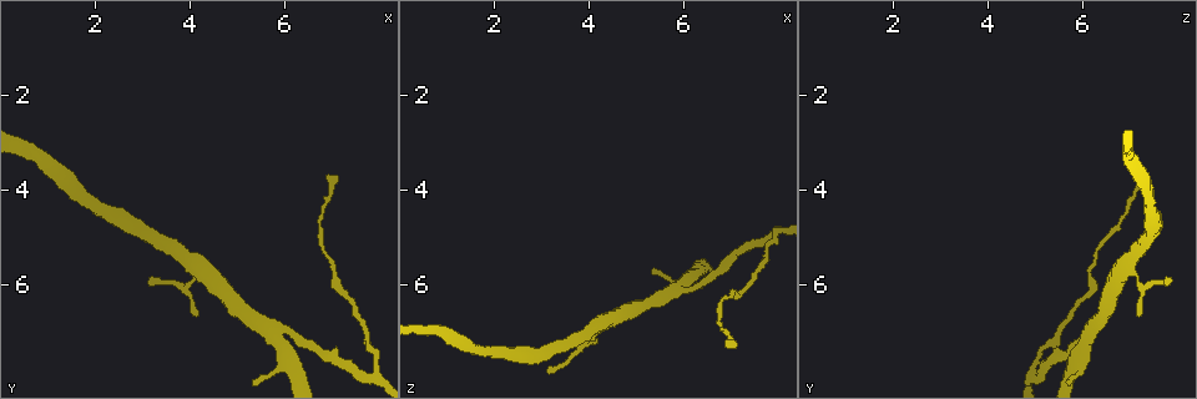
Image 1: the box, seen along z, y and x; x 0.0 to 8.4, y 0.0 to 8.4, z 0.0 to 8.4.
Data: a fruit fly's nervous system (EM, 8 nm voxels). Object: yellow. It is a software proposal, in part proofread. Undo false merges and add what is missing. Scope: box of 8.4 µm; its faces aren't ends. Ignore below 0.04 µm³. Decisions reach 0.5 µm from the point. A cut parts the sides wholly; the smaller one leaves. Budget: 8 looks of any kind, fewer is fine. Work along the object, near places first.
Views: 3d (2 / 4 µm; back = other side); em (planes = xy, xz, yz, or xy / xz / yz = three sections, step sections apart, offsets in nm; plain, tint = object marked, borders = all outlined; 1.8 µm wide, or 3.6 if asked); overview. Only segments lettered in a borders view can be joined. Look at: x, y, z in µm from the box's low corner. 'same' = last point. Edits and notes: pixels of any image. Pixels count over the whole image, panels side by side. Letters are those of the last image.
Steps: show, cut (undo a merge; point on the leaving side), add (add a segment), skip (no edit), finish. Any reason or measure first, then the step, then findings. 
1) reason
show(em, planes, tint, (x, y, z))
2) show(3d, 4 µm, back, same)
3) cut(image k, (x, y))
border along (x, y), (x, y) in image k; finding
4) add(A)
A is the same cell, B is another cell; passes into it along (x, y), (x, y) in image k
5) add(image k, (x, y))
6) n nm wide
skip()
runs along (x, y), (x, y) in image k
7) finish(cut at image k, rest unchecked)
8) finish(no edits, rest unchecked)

tapers out
show(3d, 4 µm, back, (3.10, 6.00, 7.80))

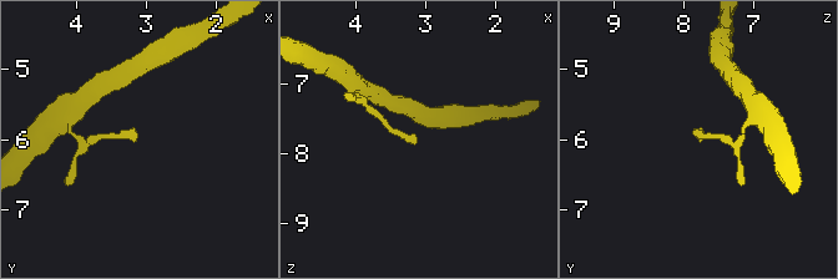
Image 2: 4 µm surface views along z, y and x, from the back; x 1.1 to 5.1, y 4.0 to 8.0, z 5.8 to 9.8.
show(em, planes, tint, (3.10, 6.00, 7.85))

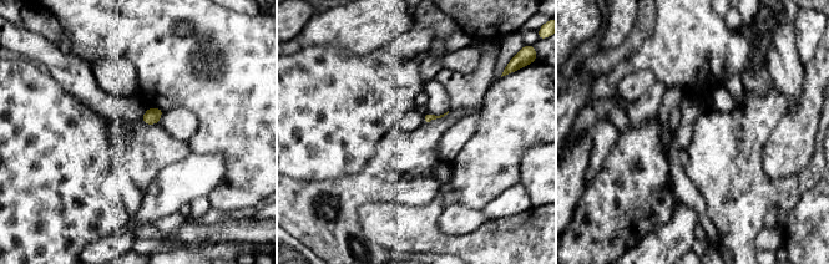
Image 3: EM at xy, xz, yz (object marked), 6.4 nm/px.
show(em, planes, borders, same)

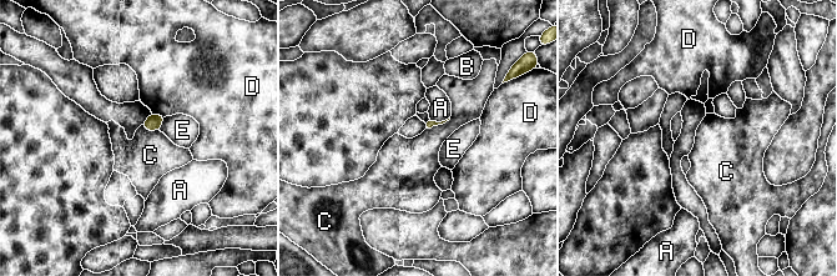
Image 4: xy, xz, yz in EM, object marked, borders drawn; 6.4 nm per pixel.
skip()
A, B, C, D and E are other cells; none of them fits

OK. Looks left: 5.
branch stops here
show(3d, 2 µm, (6.90, 3.70, 7.20))

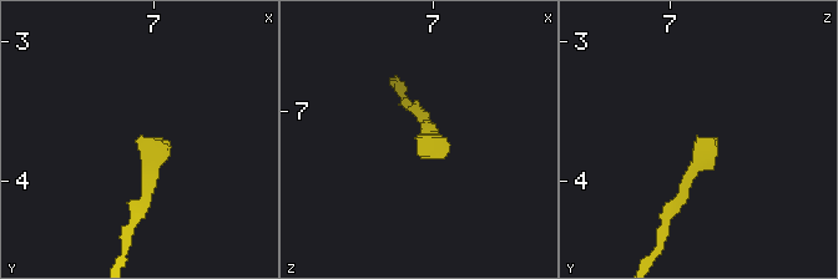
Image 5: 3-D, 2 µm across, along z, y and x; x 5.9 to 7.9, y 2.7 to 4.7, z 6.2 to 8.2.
need the tissue
show(em, yz, step 8, tint, (6.90, 3.68, 7.22))

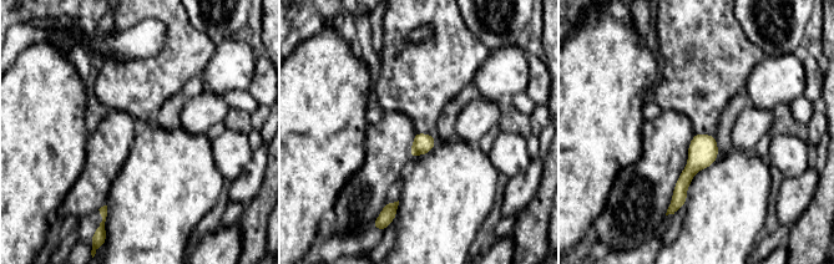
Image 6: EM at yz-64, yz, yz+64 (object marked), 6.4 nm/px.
show(em, yz, step 8, borders, same)

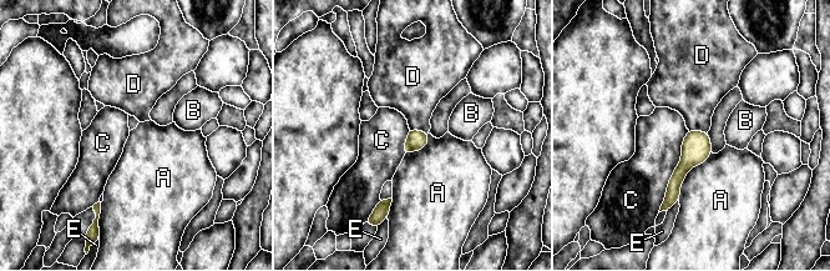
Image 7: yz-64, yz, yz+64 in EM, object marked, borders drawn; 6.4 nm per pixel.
C touches over 550 nm
skip()
A, B, C, D and E are other cells; runs along (704, 135), (681, 170), (668, 201) in image 7; no lettered segment goes on from it

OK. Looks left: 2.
finish(no edits, rest unchecked)

